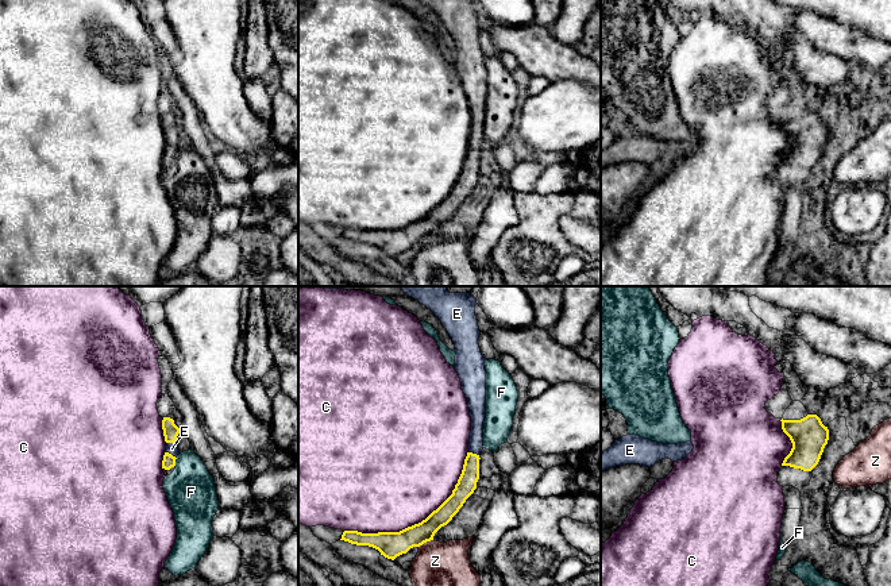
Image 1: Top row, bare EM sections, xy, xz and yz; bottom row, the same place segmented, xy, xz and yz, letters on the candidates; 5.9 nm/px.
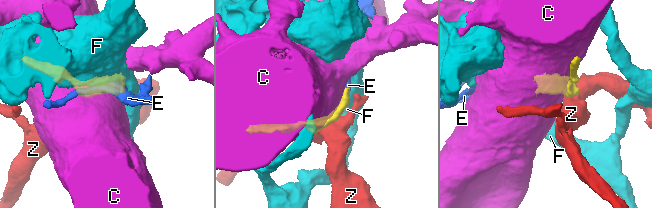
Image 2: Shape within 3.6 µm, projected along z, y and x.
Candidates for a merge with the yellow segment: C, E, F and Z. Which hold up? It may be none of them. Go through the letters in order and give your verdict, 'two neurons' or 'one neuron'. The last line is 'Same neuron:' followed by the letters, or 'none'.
C: two neurons
E: one neuron
F: two neurons
Z: two neurons
Same neuron: E

